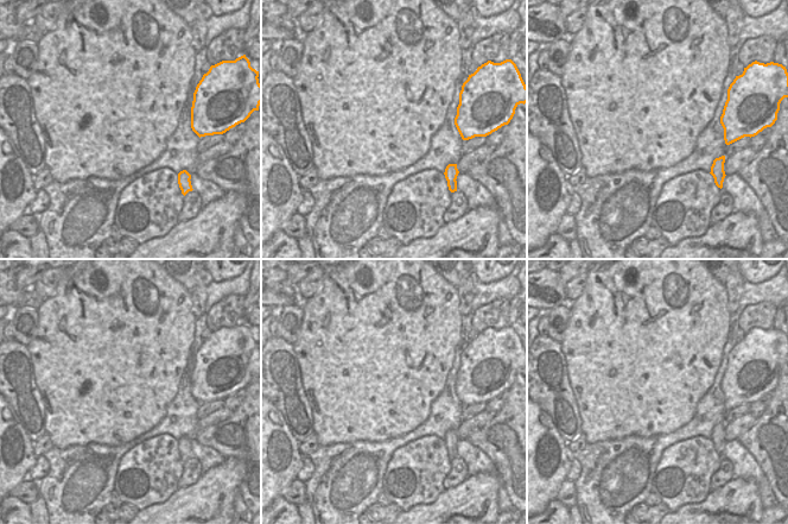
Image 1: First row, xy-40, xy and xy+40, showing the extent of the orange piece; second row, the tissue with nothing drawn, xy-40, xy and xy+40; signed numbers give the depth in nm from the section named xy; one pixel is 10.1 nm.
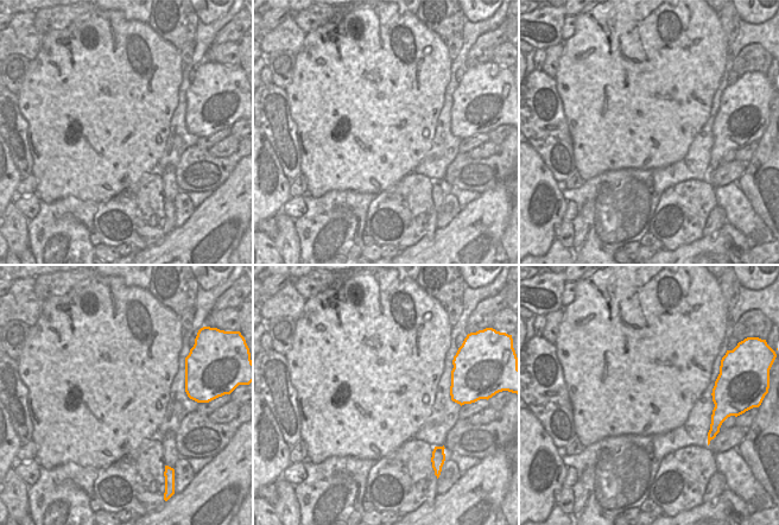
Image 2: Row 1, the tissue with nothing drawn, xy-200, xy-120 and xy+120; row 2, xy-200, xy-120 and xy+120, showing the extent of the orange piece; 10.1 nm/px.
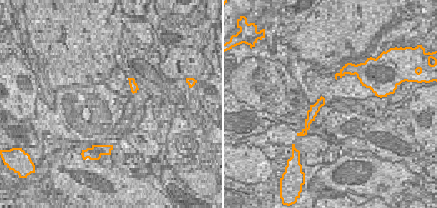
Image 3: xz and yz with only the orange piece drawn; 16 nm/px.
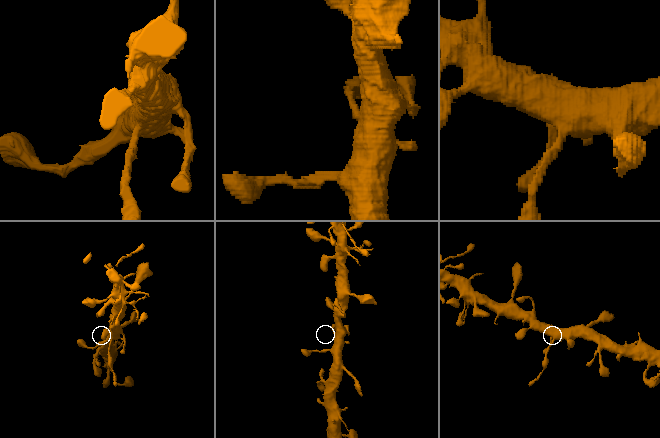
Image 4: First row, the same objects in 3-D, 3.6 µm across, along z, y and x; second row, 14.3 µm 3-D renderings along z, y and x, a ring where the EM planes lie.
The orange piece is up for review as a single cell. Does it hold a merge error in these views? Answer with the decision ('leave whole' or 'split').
split

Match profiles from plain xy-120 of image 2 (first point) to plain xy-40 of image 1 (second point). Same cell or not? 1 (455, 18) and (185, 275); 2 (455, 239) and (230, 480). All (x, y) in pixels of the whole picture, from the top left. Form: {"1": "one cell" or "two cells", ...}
{"1": "one cell", "2": "one cell"}

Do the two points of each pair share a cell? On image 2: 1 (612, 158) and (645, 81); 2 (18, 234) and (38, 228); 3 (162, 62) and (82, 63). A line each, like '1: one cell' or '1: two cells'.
1: one cell
2: two cells
3: one cell

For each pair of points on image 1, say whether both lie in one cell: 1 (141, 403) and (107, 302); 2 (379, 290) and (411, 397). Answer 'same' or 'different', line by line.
1: same
2: same

